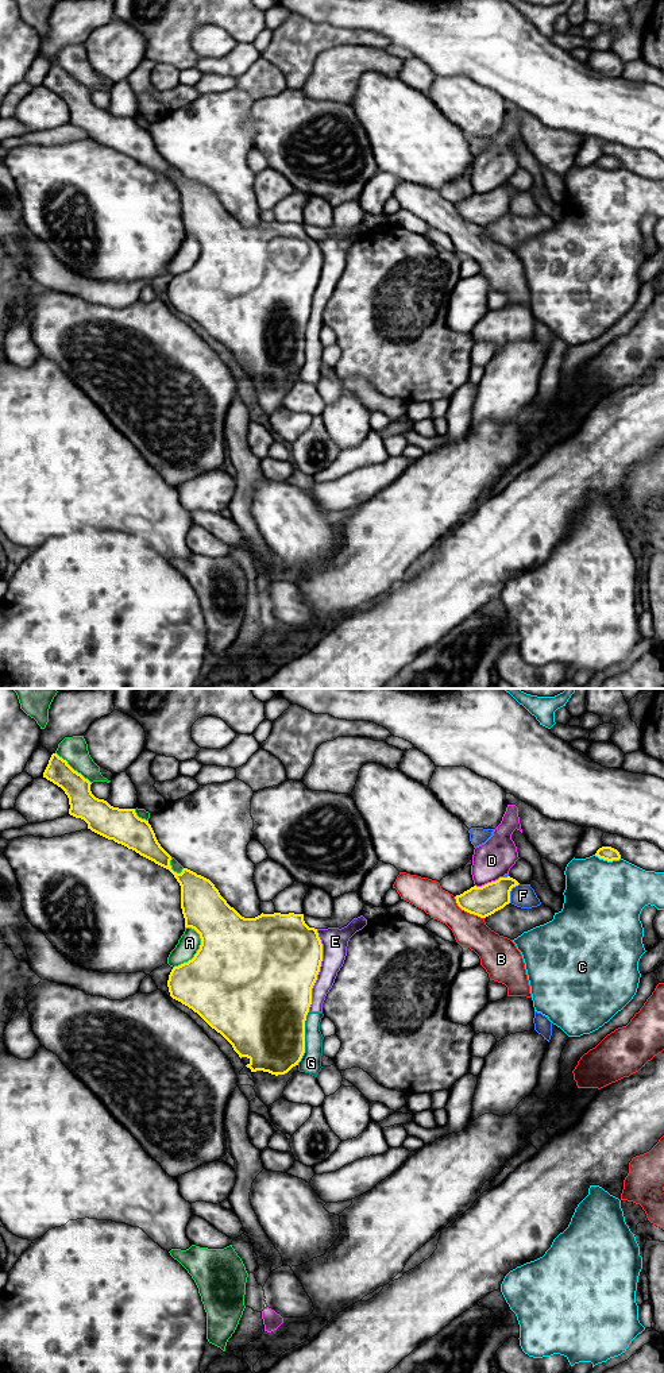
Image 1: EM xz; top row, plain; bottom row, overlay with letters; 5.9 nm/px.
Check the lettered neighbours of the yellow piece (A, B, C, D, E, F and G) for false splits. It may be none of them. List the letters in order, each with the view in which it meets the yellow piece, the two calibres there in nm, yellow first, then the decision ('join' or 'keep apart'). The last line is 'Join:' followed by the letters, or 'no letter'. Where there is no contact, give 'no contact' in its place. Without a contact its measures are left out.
A: xz | 500/130 nm | keep apart
B: xz | 180/200 nm | keep apart
C: xz | 90/460 nm | keep apart
D: xz | 180/220 nm | keep apart
E: xz | 500/160 nm | keep apart
F: xz | 180/140 nm | keep apart
G: xz | 460/130 nm | keep apart
Join: no letter

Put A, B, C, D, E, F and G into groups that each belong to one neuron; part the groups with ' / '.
A / B / C / D / E G / F

